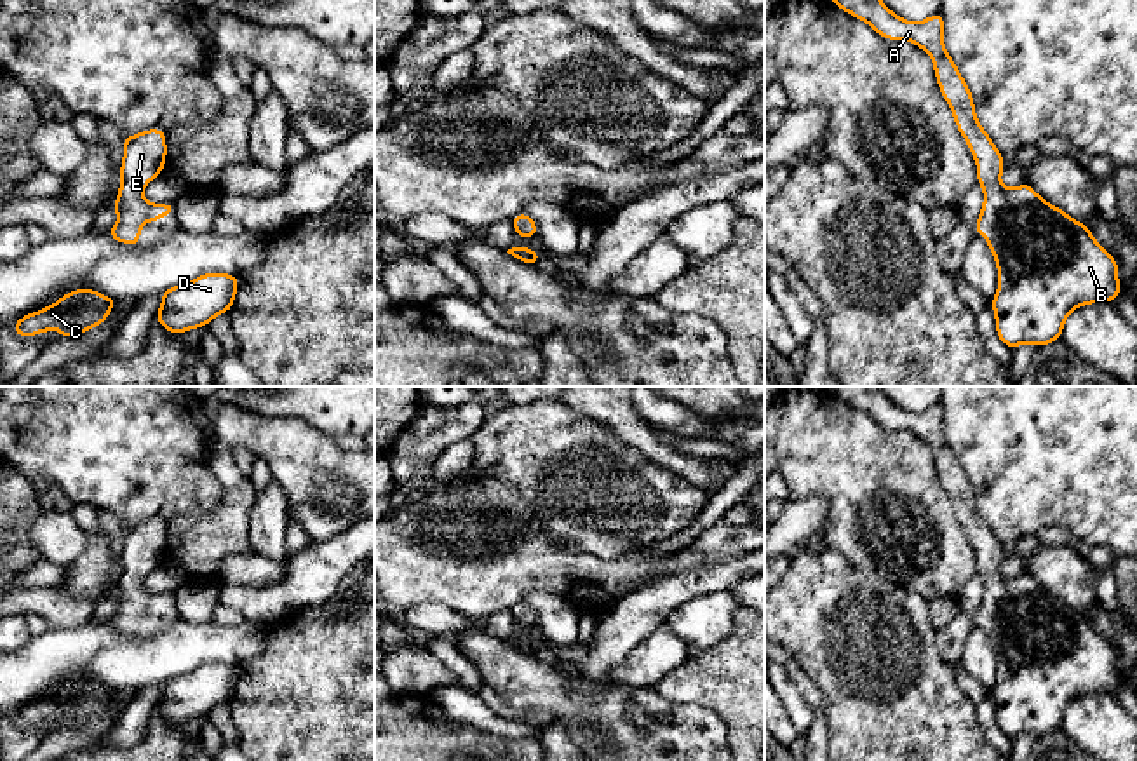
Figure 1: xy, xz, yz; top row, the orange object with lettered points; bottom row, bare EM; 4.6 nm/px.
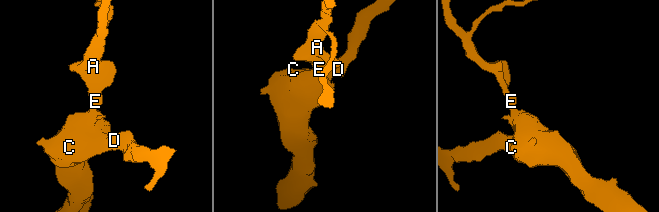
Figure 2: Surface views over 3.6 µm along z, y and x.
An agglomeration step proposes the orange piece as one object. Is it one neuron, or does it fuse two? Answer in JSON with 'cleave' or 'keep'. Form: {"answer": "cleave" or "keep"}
{"answer": "keep"}

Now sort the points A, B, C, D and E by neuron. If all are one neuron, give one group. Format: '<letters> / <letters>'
A B C D E

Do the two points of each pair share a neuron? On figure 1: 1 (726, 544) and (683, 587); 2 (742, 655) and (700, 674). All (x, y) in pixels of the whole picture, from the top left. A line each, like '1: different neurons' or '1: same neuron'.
1: different neurons
2: same neuron

